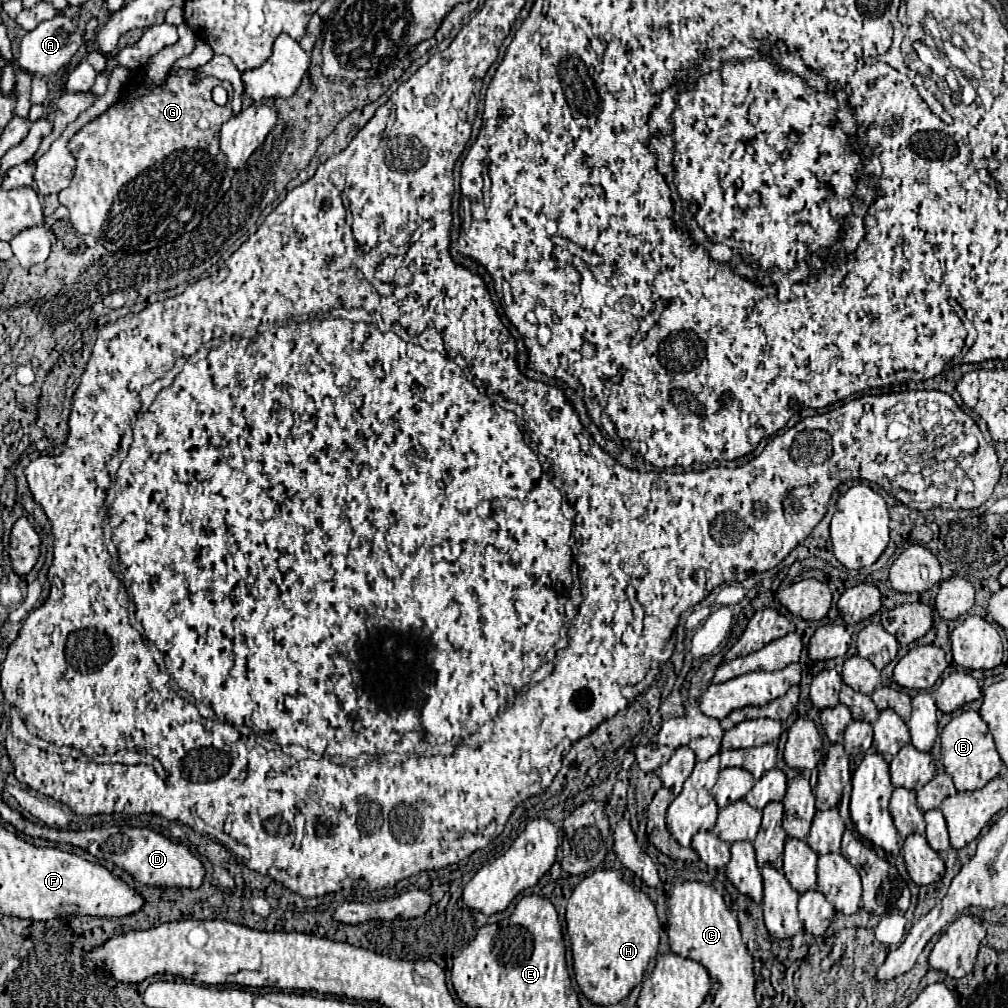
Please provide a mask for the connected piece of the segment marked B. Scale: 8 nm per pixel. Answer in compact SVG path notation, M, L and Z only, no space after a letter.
M964 710L964 712L956 714L944 726L944 730L940 734L940 742L942 742L942 762L946 766L946 774L954 780L956 790L964 792L964 790L984 788L992 778L996 778L1000 774L1002 760L994 746L992 734L978 712Z

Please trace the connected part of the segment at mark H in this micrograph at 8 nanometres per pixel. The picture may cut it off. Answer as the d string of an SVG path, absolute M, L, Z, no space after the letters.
M596 870L574 888L566 906L566 930L572 944L576 982L584 996L598 1006L622 1002L630 990L642 982L644 970L648 968L650 958L656 956L660 942L660 922L654 902L640 888L626 882L624 874L618 870Z

